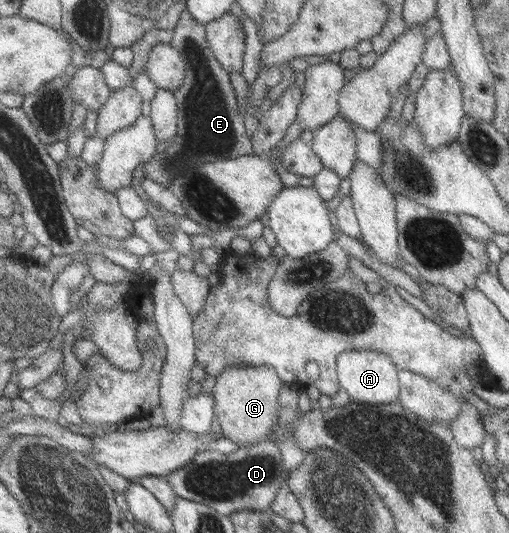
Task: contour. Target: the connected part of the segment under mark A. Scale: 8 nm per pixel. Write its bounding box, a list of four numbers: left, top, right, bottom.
[335,350,400,405]

